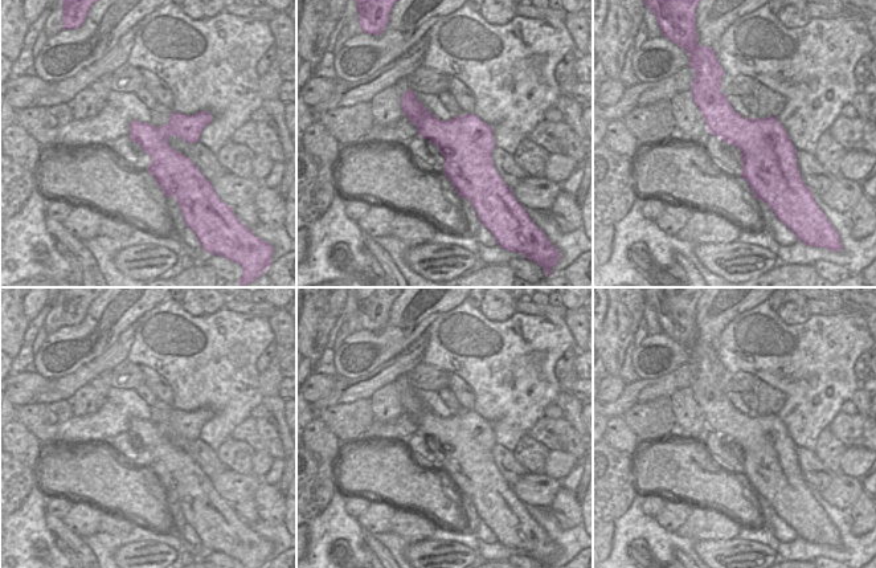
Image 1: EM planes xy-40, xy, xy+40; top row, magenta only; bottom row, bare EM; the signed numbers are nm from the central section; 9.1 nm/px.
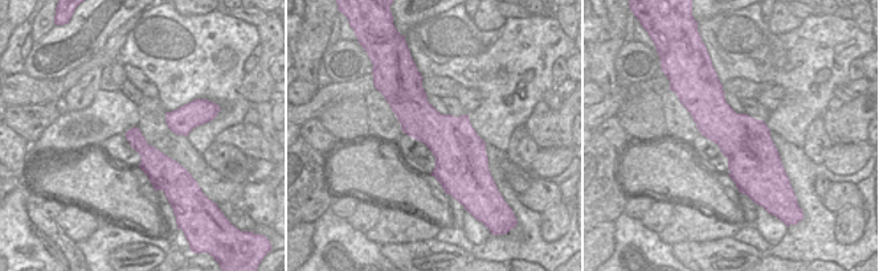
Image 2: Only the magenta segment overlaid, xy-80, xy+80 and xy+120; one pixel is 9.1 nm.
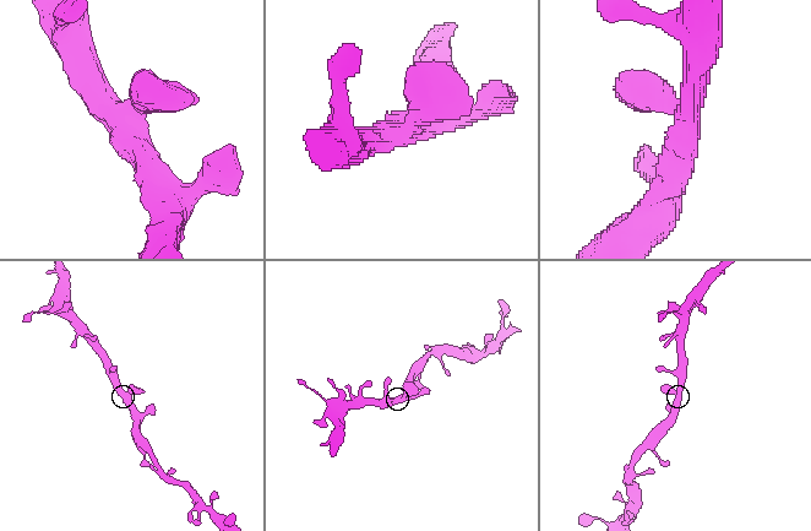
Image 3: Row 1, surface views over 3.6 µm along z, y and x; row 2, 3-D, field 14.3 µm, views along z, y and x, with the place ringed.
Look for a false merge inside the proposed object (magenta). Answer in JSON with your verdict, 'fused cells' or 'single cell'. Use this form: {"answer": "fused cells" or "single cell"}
{"answer": "single cell"}

